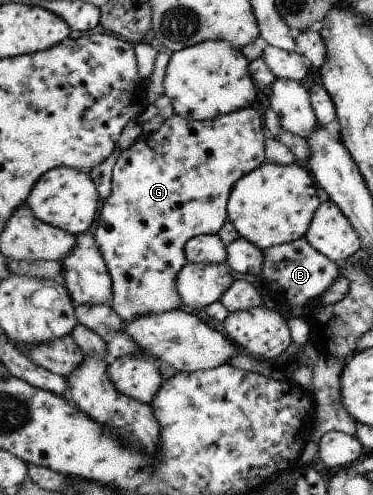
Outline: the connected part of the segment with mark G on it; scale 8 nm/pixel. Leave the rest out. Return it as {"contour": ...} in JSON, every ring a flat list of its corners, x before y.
{"contour":[[253,107,206,121,173,114,163,120,157,131,144,134,121,153,113,170,113,190,103,199,102,214,96,220,93,235,114,283,114,299,110,307,122,317,122,321,183,308,177,284,179,271,187,263,186,244,199,235,218,234,225,226,233,188,265,161,263,139,263,121]]}

